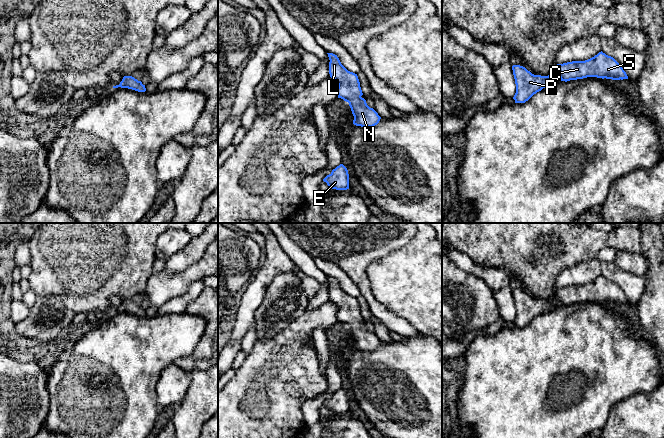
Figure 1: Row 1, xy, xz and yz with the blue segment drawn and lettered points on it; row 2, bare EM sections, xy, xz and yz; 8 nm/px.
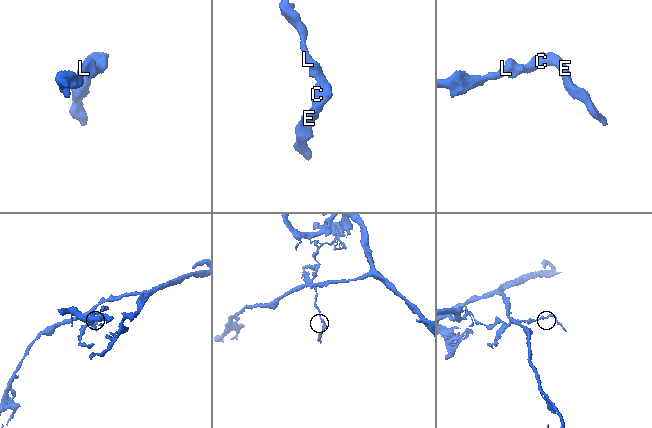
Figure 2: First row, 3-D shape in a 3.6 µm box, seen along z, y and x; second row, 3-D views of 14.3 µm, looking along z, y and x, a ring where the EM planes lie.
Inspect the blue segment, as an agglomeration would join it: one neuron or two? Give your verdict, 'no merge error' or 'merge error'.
no merge error

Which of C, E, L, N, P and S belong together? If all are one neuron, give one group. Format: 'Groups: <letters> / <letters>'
Groups: C E L N P S

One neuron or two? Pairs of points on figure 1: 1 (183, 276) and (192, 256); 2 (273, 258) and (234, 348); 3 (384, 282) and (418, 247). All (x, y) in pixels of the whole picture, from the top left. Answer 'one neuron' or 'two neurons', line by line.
1: two neurons
2: two neurons
3: one neuron

